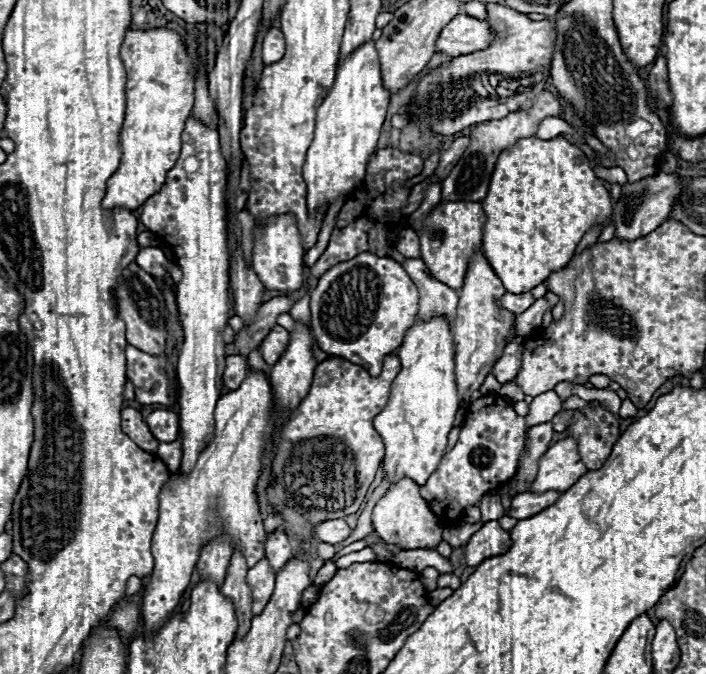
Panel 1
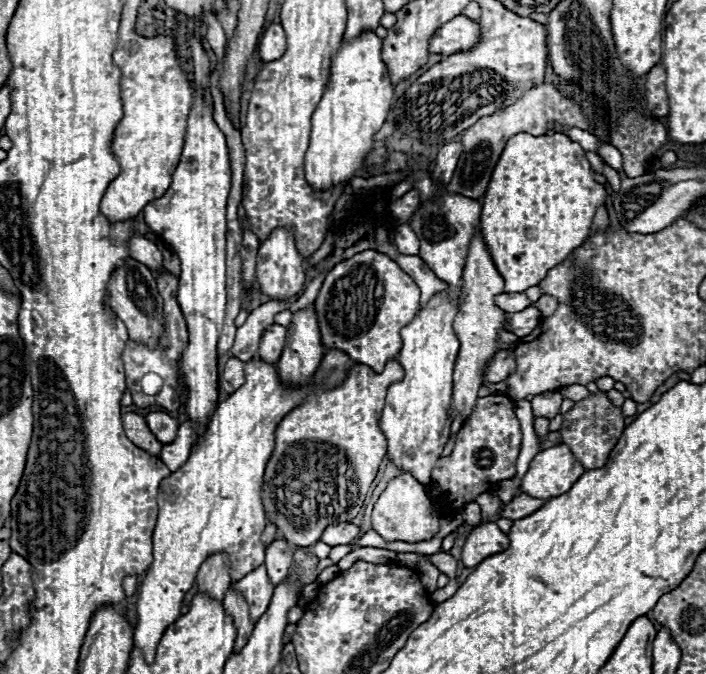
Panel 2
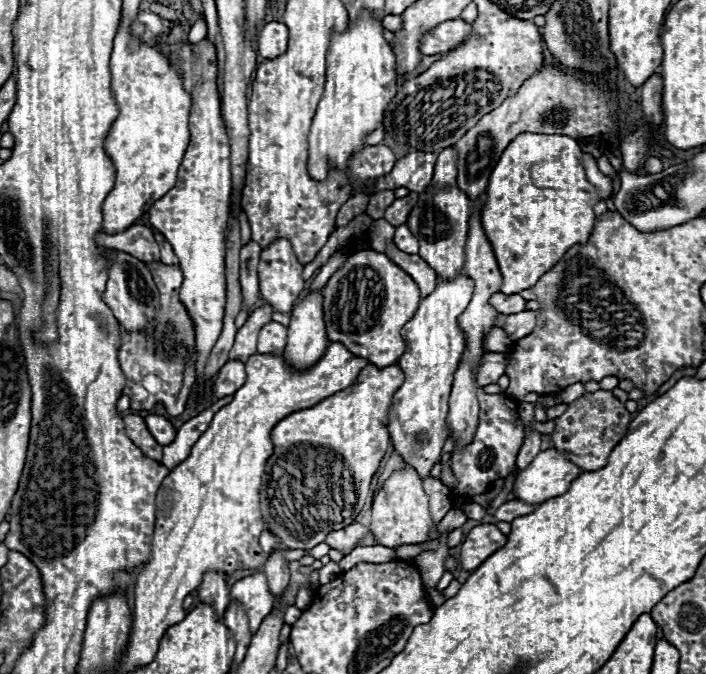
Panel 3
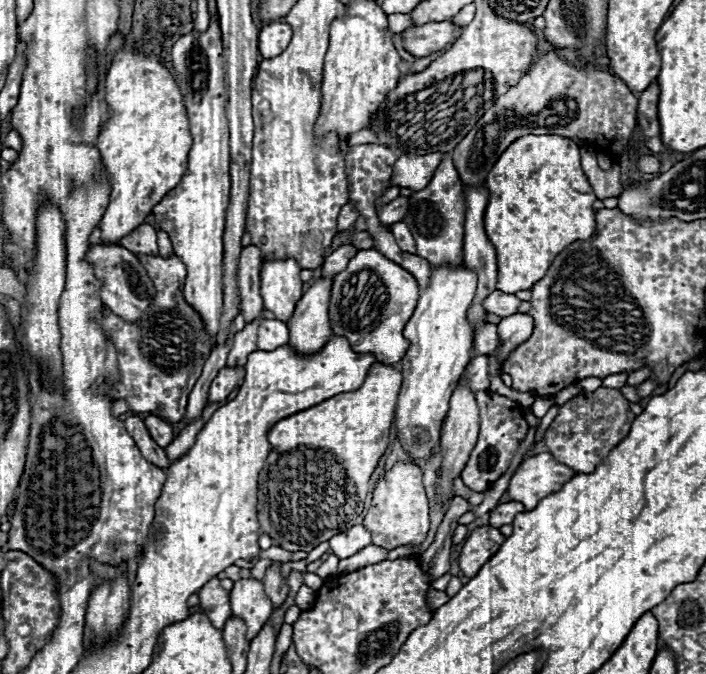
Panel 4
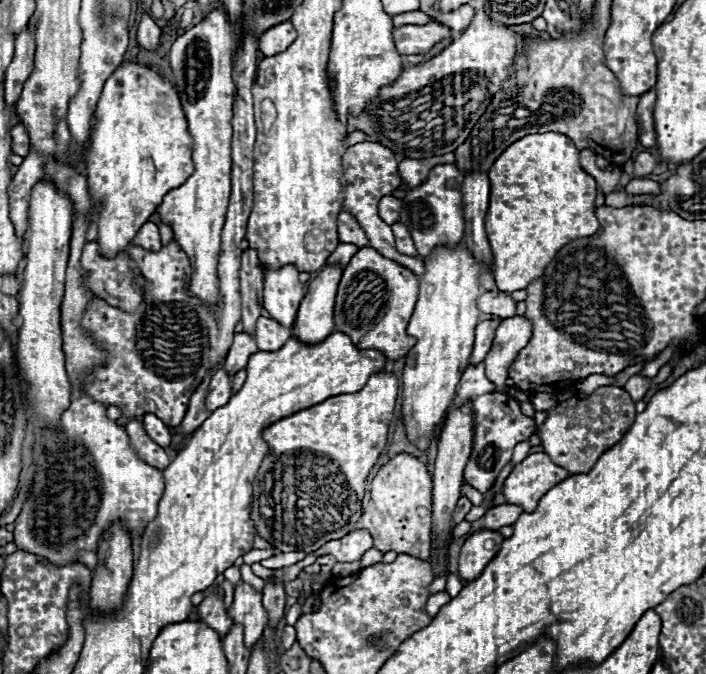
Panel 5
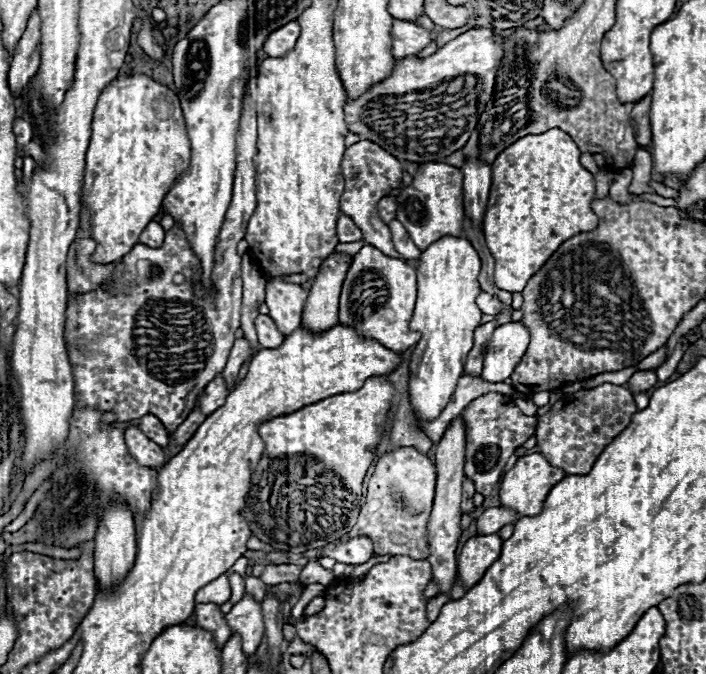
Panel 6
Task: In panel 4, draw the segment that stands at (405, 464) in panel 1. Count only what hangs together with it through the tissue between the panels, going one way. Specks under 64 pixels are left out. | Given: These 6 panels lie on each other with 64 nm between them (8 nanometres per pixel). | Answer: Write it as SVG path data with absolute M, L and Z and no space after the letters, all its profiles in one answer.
M466 266L432 270L430 286L420 292L418 306L404 326L404 338L410 340L408 352L402 358L402 388L394 410L396 438L418 466L440 450L440 428L448 412L452 390L470 362L472 326L466 322L466 312L476 294L476 274Z

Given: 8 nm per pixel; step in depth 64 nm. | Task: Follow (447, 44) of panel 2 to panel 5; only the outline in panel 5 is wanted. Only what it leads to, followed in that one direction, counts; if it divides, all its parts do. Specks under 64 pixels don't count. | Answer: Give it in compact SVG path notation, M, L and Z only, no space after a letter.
M428 22L424 26L402 26L394 30L394 42L396 42L396 50L400 54L426 54L434 44L442 42L444 38L448 38L452 34L452 30L440 22Z

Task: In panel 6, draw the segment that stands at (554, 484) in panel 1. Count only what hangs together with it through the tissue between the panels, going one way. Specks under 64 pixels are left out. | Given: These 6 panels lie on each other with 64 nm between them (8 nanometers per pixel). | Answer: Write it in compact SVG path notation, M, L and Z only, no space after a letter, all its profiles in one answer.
M526 454L522 456L516 466L504 476L502 480L502 488L498 492L498 498L500 498L500 504L506 506L506 508L512 508L516 510L520 516L536 516L540 514L542 510L542 504L544 504L544 498L546 494L552 490L554 484L558 484L562 478L566 476L566 472L562 468L556 468L552 466L542 454Z

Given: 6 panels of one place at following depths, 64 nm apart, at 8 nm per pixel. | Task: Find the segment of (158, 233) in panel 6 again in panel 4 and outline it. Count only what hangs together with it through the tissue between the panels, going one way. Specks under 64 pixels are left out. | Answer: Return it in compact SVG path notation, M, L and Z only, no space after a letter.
M140 224L134 228L128 236L120 238L118 246L134 252L134 254L146 254L146 256L156 256L158 254L158 244L156 244L156 228L152 224Z

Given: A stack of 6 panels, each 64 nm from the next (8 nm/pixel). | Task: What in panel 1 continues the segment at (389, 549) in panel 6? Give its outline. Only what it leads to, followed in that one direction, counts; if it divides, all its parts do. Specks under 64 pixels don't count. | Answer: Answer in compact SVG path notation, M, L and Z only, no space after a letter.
M400 480L400 484L390 486L384 498L374 506L372 514L374 530L386 544L402 546L402 550L416 550L426 546L438 546L442 542L442 526L436 516L420 496L420 486L412 484L412 480Z

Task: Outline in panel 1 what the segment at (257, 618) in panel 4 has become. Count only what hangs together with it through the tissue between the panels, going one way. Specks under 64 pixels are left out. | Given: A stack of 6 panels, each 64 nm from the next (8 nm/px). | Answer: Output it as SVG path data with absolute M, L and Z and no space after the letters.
M262 558L258 564L254 564L248 570L246 580L252 586L252 598L254 598L252 612L260 614L264 610L264 604L268 604L268 600L274 592L274 572L272 572L268 560Z

